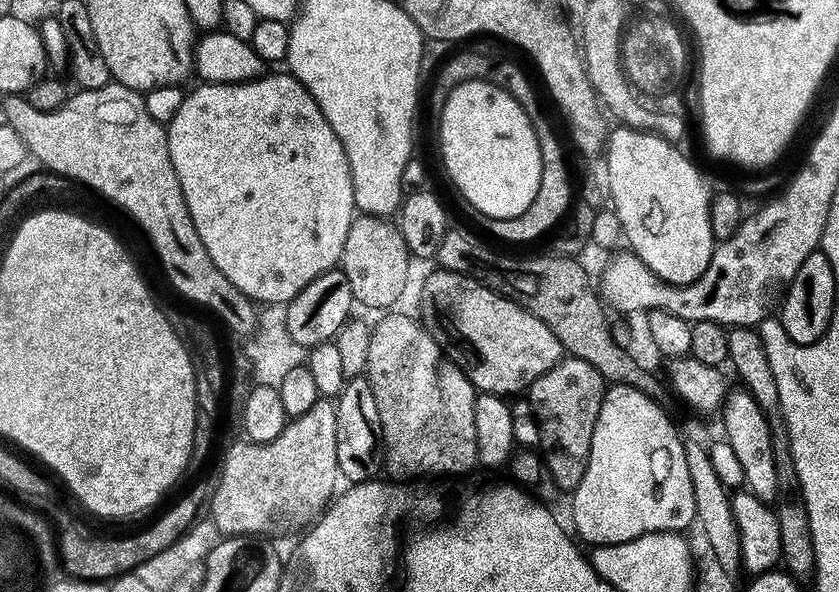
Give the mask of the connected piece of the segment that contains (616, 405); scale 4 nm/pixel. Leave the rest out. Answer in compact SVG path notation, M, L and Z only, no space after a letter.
M614 384L605 391L598 410L598 422L594 422L586 474L582 474L582 482L578 482L571 493L575 535L585 545L621 544L651 532L683 533L684 527L695 521L694 486L690 486L685 441L679 431L676 433L671 418L660 408L657 401L651 400L631 384Z

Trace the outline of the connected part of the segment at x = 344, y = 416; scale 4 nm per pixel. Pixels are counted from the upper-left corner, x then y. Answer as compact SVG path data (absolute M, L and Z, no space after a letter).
M367 375L356 376L349 379L345 383L344 389L341 390L339 396L335 397L334 400L336 406L336 421L338 422L338 466L340 467L340 475L347 481L349 485L353 484L365 484L368 480L375 480L381 475L382 469L384 468L384 439L382 438L382 422L378 422L378 402L374 402L374 390L370 386Z

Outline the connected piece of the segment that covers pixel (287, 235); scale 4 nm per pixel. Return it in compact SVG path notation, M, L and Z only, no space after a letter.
M281 70L271 76L265 74L257 80L244 80L240 84L209 84L199 85L193 92L189 91L184 97L182 106L178 106L178 114L166 126L168 129L168 149L170 150L170 162L174 162L174 174L178 174L178 182L182 186L182 194L186 198L186 206L190 210L190 218L194 222L194 230L198 230L198 238L202 238L202 246L210 254L214 266L230 278L230 282L253 302L261 305L287 305L302 291L314 278L318 278L323 272L333 271L340 263L342 246L346 246L346 234L350 234L352 221L358 215L358 209L354 202L354 186L350 174L350 162L346 158L346 150L342 142L338 142L338 134L326 122L318 102L298 82L298 78Z

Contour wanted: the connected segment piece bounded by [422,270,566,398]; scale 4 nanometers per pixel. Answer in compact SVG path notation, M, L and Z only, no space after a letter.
M434 270L430 273L426 278L422 304L434 315L445 316L452 323L453 330L480 355L484 364L467 365L466 368L468 380L480 392L489 392L505 398L527 393L534 381L542 378L542 374L546 374L565 359L564 347L558 342L558 338L554 338L550 326L546 326L542 318L534 318L534 314L526 311L521 304L515 304L493 288L487 288L485 284L480 284L473 276L466 276L463 272Z

